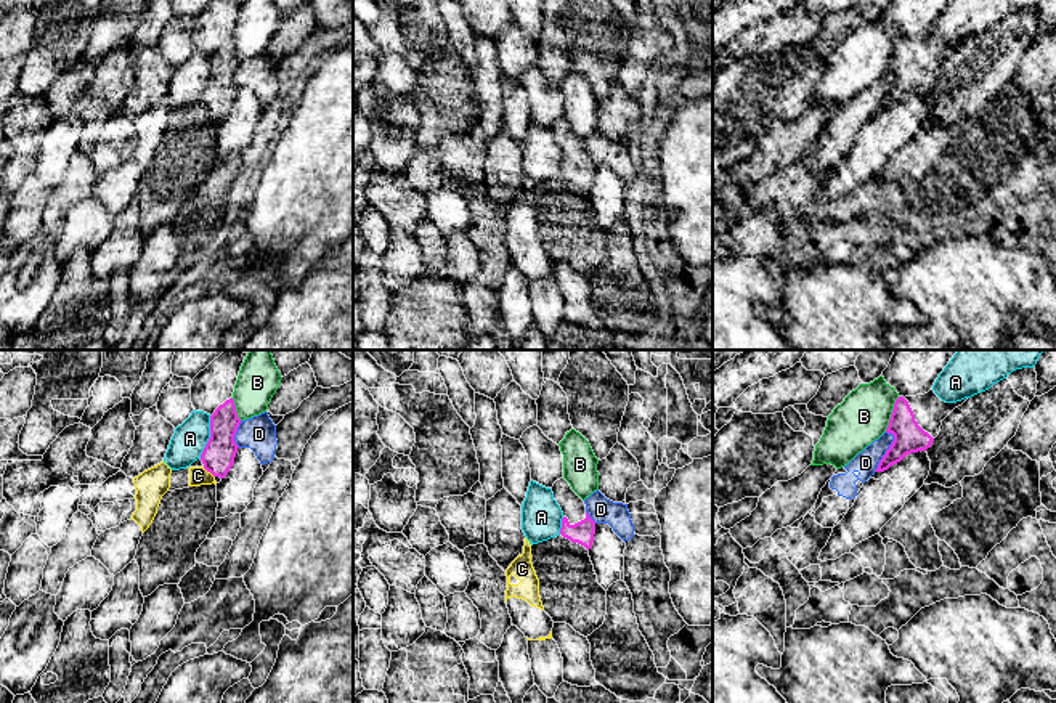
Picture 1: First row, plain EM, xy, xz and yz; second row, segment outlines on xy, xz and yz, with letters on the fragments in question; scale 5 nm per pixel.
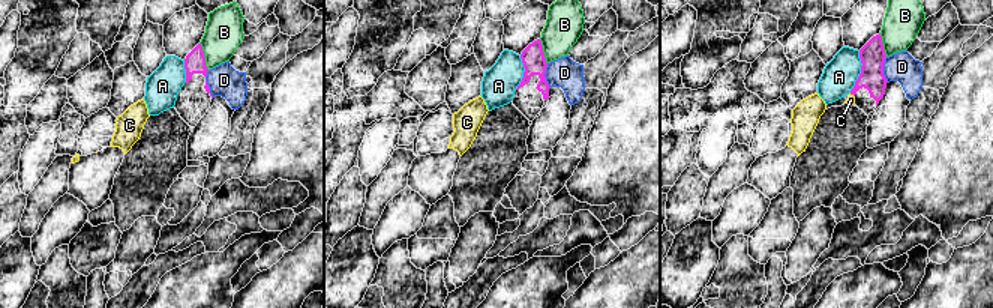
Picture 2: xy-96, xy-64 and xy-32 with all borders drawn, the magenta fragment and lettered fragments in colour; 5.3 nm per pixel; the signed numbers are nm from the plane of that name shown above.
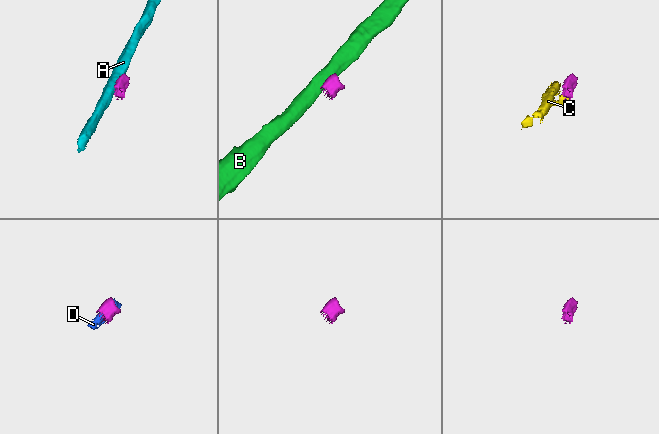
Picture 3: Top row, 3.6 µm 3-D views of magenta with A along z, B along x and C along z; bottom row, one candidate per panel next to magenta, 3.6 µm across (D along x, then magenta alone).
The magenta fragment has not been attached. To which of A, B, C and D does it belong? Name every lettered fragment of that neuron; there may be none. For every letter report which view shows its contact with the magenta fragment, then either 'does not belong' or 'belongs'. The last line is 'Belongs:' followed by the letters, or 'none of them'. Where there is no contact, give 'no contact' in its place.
A: xy | does not belong
B: yz | does not belong
C: xy | does not belong
D: yz | does not belong
Belongs: none of them

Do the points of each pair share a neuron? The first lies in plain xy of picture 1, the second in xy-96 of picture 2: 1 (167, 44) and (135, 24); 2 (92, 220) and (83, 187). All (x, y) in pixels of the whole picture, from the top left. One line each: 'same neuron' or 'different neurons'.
1: different neurons
2: different neurons

